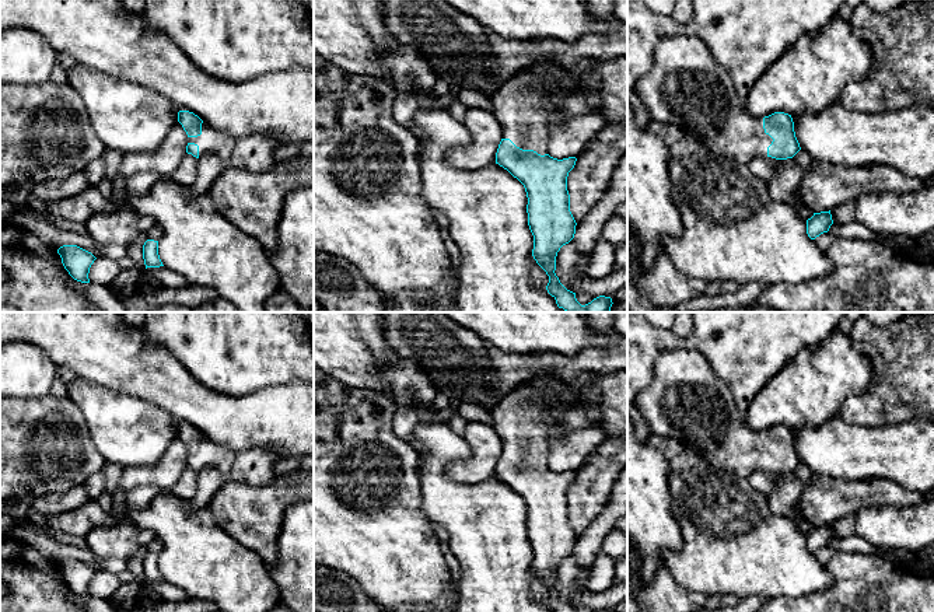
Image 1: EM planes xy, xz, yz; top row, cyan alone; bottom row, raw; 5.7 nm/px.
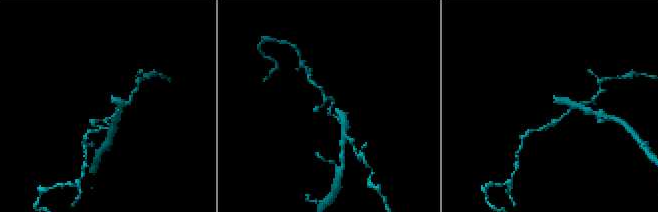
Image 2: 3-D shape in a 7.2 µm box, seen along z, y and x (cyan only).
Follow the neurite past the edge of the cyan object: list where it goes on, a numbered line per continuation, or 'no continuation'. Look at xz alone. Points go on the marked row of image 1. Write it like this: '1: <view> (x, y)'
1: xz (524, 104)

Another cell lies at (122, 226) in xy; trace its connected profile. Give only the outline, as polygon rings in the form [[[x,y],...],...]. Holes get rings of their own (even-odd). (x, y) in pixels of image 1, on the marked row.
[[[118,207],[113,211],[97,213],[85,223],[87,234],[97,244],[129,246],[155,224],[154,218],[133,211],[130,207]]]

